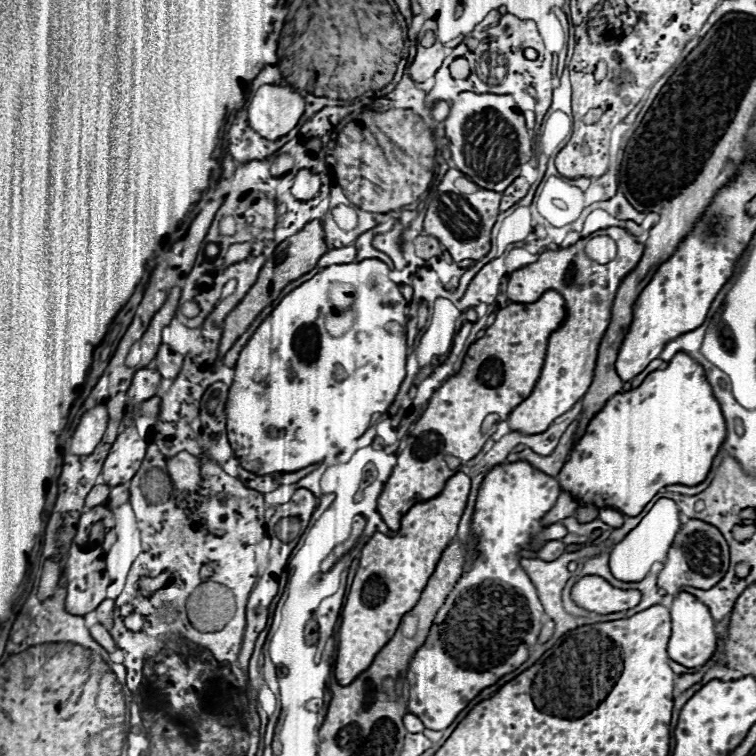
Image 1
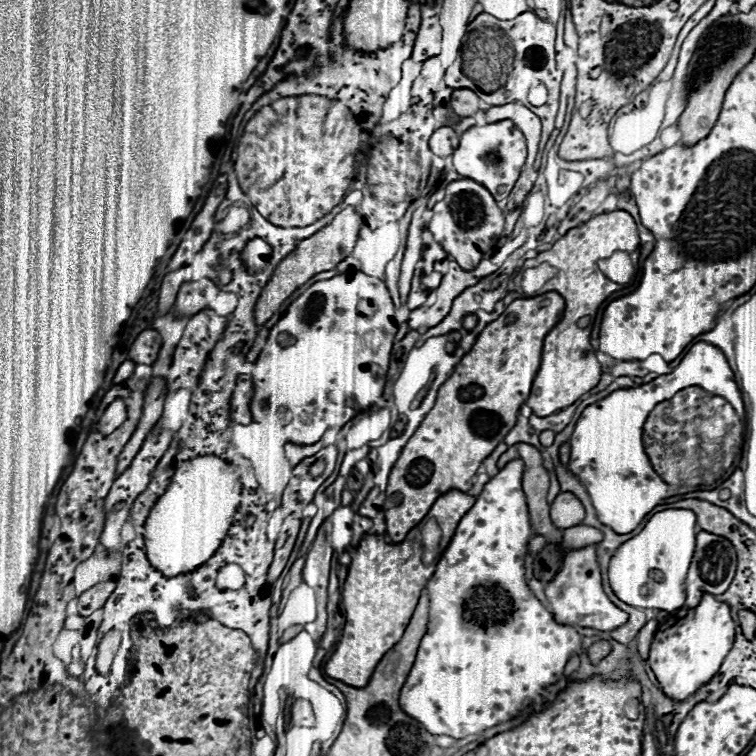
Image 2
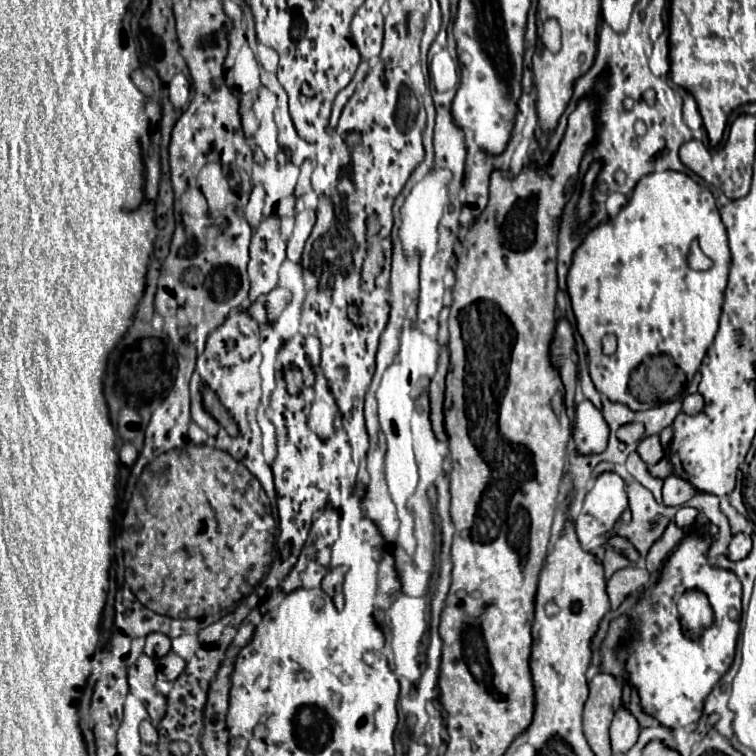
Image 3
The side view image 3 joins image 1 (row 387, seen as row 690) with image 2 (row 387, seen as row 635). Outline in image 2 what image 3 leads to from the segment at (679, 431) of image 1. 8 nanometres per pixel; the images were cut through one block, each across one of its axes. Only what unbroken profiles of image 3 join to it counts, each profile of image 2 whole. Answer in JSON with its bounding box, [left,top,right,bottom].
[568,342,746,534]

